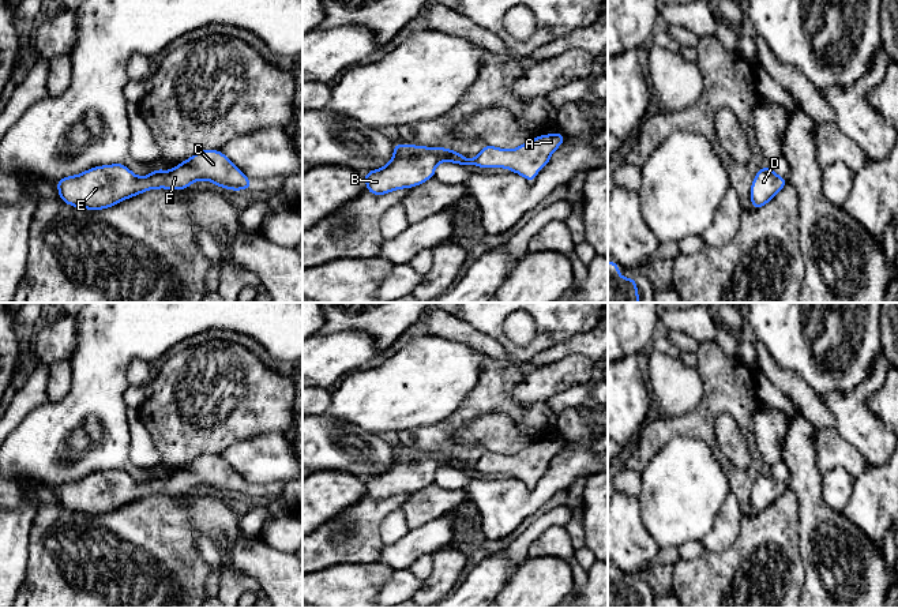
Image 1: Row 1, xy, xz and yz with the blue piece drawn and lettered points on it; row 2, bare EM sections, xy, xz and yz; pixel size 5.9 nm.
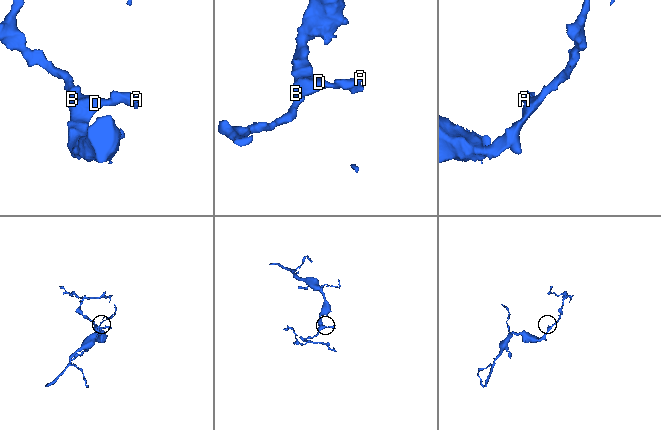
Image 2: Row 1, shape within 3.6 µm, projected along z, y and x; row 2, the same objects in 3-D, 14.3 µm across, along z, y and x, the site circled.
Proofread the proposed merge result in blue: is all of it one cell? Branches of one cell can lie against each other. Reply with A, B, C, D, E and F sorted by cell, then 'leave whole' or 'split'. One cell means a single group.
A B C D E F; leave whole

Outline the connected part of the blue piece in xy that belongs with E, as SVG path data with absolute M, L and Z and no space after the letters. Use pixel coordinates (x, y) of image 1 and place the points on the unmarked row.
M200 455L172 476L158 473L144 483L135 481L123 469L113 469L64 483L56 491L64 508L101 515L147 495L187 495L198 485L210 485L233 496L253 493L248 483L219 455Z

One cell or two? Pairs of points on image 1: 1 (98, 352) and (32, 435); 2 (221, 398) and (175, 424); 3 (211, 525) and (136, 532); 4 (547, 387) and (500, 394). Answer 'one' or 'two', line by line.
1: one
2: one
3: one
4: two

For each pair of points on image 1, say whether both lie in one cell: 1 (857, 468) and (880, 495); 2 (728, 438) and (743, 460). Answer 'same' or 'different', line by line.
1: different
2: same

